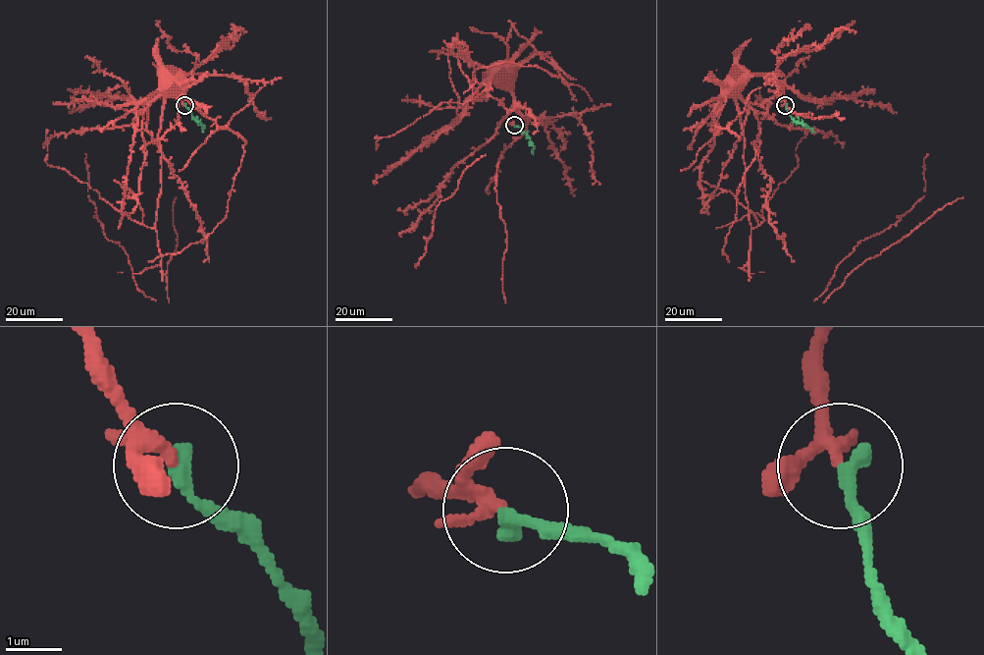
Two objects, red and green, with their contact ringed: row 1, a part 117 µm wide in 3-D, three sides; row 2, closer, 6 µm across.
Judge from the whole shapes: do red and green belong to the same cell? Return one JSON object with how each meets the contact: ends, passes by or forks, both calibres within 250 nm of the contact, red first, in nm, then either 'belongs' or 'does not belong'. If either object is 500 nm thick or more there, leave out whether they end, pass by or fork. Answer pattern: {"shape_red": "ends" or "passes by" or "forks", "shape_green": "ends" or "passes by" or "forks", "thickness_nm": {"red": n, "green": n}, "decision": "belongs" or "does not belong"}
{"shape_red": "forks", "shape_green": "ends", "thickness_nm": {"red": 160, "green": 320}, "decision": "belongs"}

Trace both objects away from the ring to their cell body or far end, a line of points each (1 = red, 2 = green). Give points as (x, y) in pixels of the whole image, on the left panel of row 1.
1: (184, 105), (176, 82), (184, 76), (174, 84)
2: (184, 105), (203, 127), (203, 133)

